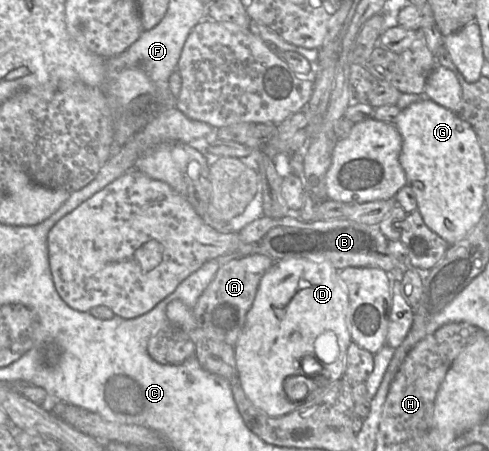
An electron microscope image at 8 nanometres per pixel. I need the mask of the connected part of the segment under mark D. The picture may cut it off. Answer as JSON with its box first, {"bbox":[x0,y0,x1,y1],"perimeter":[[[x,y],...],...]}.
{"bbox":[235,258,352,417],"perimeter":[[[304,258],[275,261],[263,275],[249,309],[245,324],[235,345],[237,379],[247,398],[259,409],[272,417],[289,414],[308,403],[292,402],[284,391],[284,381],[291,376],[322,376],[329,384],[342,379],[345,371],[346,353],[352,343],[346,322],[349,298],[339,272],[329,262]]]}

